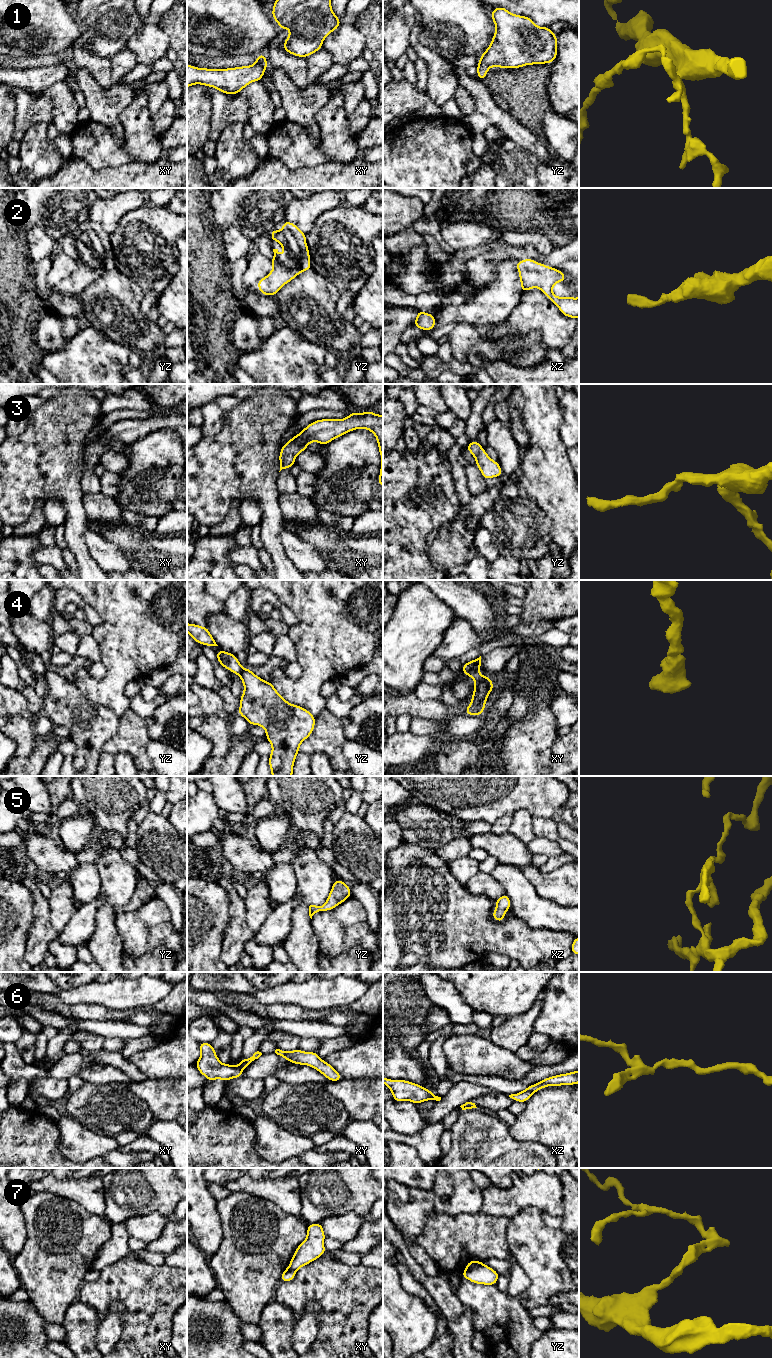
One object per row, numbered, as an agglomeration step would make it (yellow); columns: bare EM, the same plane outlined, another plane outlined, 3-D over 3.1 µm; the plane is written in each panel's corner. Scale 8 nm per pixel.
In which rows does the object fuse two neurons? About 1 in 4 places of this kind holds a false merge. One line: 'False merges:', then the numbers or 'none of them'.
False merges: 7

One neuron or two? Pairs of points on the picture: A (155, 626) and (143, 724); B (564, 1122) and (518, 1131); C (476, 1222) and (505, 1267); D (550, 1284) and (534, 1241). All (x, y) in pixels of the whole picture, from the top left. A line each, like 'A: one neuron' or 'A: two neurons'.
A: two neurons
B: one neuron
C: two neurons
D: one neuron

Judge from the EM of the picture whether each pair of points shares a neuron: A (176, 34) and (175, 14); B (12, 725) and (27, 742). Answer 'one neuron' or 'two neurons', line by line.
A: one neuron
B: one neuron

